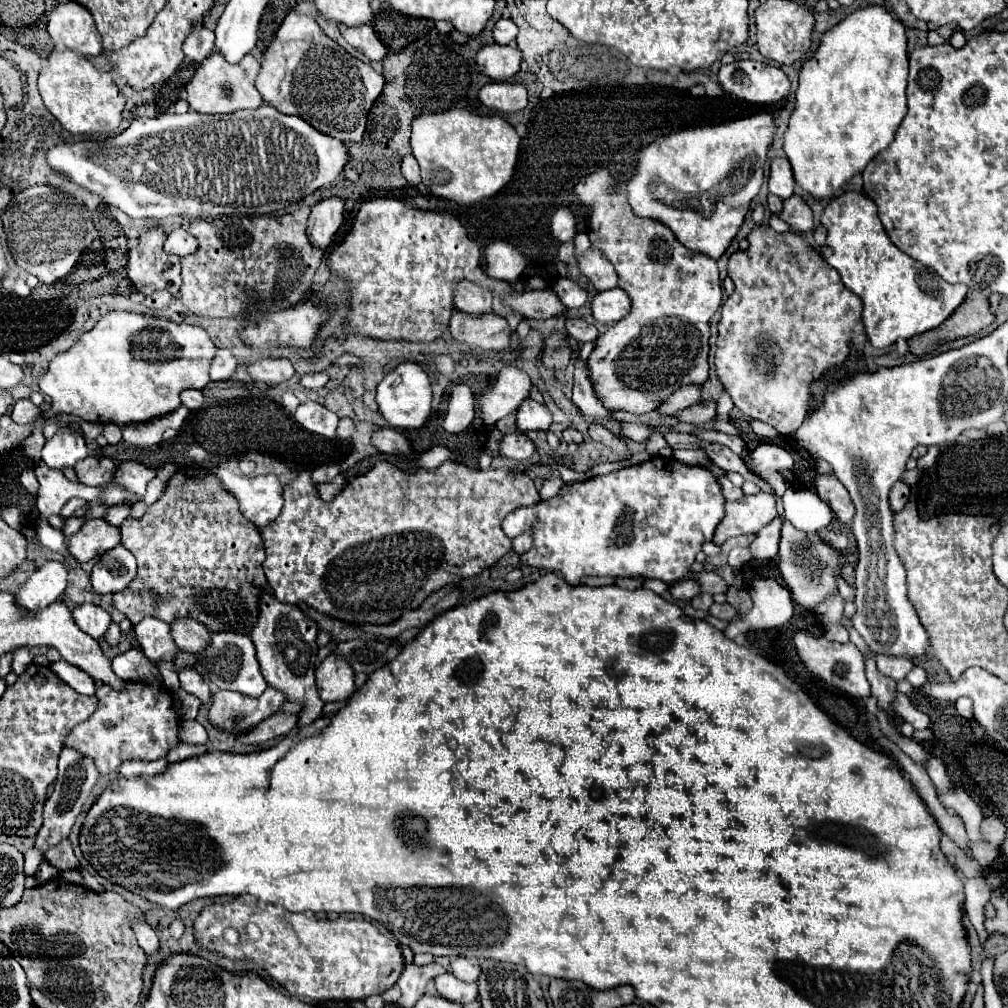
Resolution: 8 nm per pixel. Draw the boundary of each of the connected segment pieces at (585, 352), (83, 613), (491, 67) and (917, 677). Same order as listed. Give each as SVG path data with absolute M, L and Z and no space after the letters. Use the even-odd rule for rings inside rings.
M586 342L586 344L580 346L580 354L578 354L576 362L574 362L572 400L582 410L582 414L586 414L586 416L606 416L610 412L606 412L602 408L602 404L598 404L598 400L594 400L592 384L590 384L588 374L586 374L586 358L590 356L592 348L594 348L594 342Z
M84 602L84 604L78 604L74 610L72 610L72 618L74 622L78 624L80 630L84 630L86 634L90 634L92 638L102 638L112 622L110 614L96 606L96 604L90 604L90 602Z
M490 44L480 48L476 54L476 64L480 72L492 80L508 80L520 70L522 54L514 46Z
M914 666L914 668L906 674L906 680L908 680L912 686L922 686L922 684L926 684L926 672L924 672L922 668Z

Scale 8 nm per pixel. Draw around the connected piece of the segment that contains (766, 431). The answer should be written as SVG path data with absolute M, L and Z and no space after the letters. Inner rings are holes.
M753 420L750 423L753 432L761 438L774 438L779 436L779 433L767 423Z

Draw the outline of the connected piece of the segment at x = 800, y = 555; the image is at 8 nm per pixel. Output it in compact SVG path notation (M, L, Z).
M788 520L784 522L784 526L782 526L782 538L780 538L780 562L778 562L778 568L780 568L780 572L782 572L782 578L784 578L784 582L786 582L786 586L790 588L790 592L792 592L792 600L794 602L798 602L800 606L804 606L804 608L816 608L826 596L830 596L830 594L834 594L836 592L836 578L834 578L834 574L838 572L838 568L840 568L840 564L844 562L844 556L838 552L838 550L834 550L832 546L828 546L828 544L824 544L816 534L806 534L806 532L800 532L800 530L796 530Z

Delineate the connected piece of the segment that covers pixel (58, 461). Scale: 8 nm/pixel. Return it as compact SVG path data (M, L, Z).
M62 424L54 438L50 438L42 448L42 460L56 470L62 470L66 466L74 468L74 464L86 456L88 448L82 430L70 424Z

